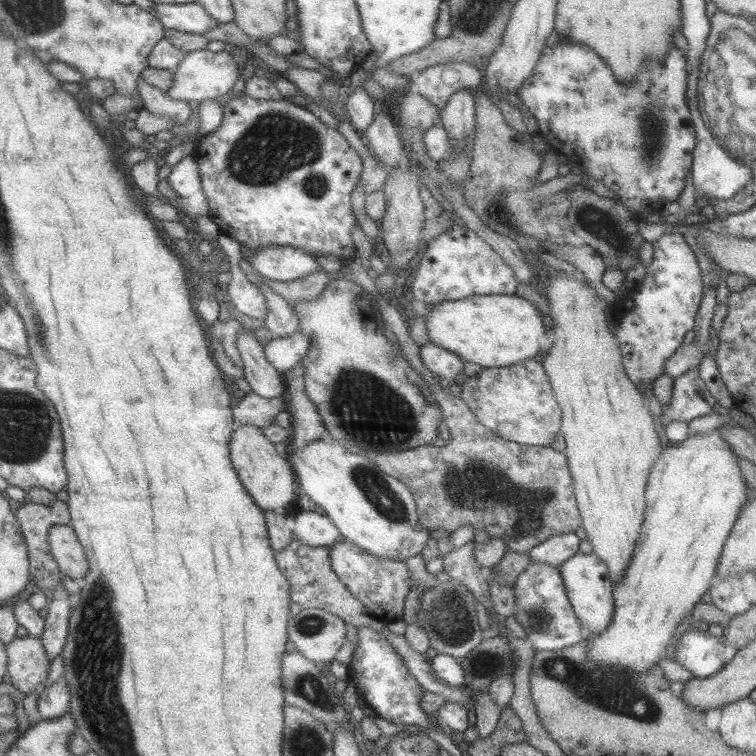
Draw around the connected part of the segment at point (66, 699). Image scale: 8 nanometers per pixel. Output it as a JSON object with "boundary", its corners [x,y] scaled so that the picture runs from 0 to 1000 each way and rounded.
{"boundary":[[[81,896],[65,910],[52,917],[50,940],[56,954],[78,951],[93,942],[94,914],[91,903]]]}

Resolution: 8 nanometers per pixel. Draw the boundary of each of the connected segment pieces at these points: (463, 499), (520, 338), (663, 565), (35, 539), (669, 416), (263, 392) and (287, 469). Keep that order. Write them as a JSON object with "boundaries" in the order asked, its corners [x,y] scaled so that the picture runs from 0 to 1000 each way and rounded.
{"boundaries":[[[[472,333],[458,351],[464,357],[463,369],[496,394],[504,411],[503,425],[508,426],[524,444],[534,476],[563,505],[594,571],[594,582],[583,593],[565,589],[546,593],[546,595],[533,595],[533,598],[483,599],[485,604],[504,618],[504,622],[520,628],[520,632],[528,634],[540,644],[549,660],[556,694],[567,702],[590,701],[599,704],[607,696],[622,693],[626,705],[638,701],[647,708],[648,713],[664,712],[669,728],[694,731],[714,717],[729,712],[733,706],[759,705],[762,698],[770,696],[770,685],[762,668],[749,603],[729,594],[729,590],[698,590],[667,582],[665,578],[657,577],[651,569],[639,563],[627,552],[622,540],[607,525],[597,522],[589,508],[562,487],[554,474],[552,455],[541,446],[538,414],[525,407],[521,402],[521,394],[509,392],[499,381],[497,369],[485,362],[478,347],[476,337]]],[[[671,389],[624,390],[610,397],[585,398],[570,405],[560,421],[570,455],[598,464],[612,479],[626,479],[642,487],[673,484],[693,474],[705,474],[713,466],[712,448],[721,438],[713,413],[705,402],[687,392]]],[[[950,567],[930,577],[910,575],[902,585],[885,586],[874,595],[854,638],[848,705],[840,713],[823,766],[810,772],[811,815],[794,837],[774,845],[774,866],[779,874],[853,893],[858,882],[877,872],[896,827],[913,812],[930,783],[935,783],[947,759],[956,718],[985,667],[987,639],[981,631],[972,601],[951,577]]],[[[75,660],[70,667],[65,668],[36,665],[24,673],[21,684],[26,688],[30,706],[34,712],[37,734],[40,735],[41,745],[40,755],[44,770],[46,770],[48,775],[53,780],[65,778],[69,782],[73,782],[81,772],[83,759],[79,755],[78,745],[70,735],[63,706],[69,700],[69,696],[95,693],[95,680],[90,663],[86,664]]],[[[922,485],[889,501],[886,528],[876,538],[874,563],[885,558],[910,560],[922,550],[938,548],[946,529],[940,525],[933,505],[925,499]]],[[[316,438],[313,455],[321,475],[321,500],[331,516],[348,526],[368,529],[381,503],[353,476],[349,455],[337,447],[335,438]]],[[[316,563],[307,579],[307,611],[317,627],[319,638],[339,660],[339,665],[351,675],[381,672],[392,664],[398,651],[397,639],[386,611],[369,603],[364,586],[358,585],[347,565]]]]}

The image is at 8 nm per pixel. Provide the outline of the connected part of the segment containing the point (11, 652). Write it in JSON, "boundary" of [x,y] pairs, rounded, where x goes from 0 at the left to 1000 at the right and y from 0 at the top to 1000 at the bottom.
{"boundary":[[[36,839],[32,844],[20,844],[9,857],[16,905],[36,921],[46,913],[52,915],[67,886],[67,870],[56,845]]]}

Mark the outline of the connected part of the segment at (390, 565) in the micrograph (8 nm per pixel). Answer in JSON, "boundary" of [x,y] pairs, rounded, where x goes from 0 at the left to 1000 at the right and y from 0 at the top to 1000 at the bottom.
{"boundary":[[[454,714],[435,724],[435,739],[451,770],[459,774],[459,778],[499,819],[509,824],[530,819],[533,795],[545,766],[534,741],[496,735],[491,729],[462,714]]]}

